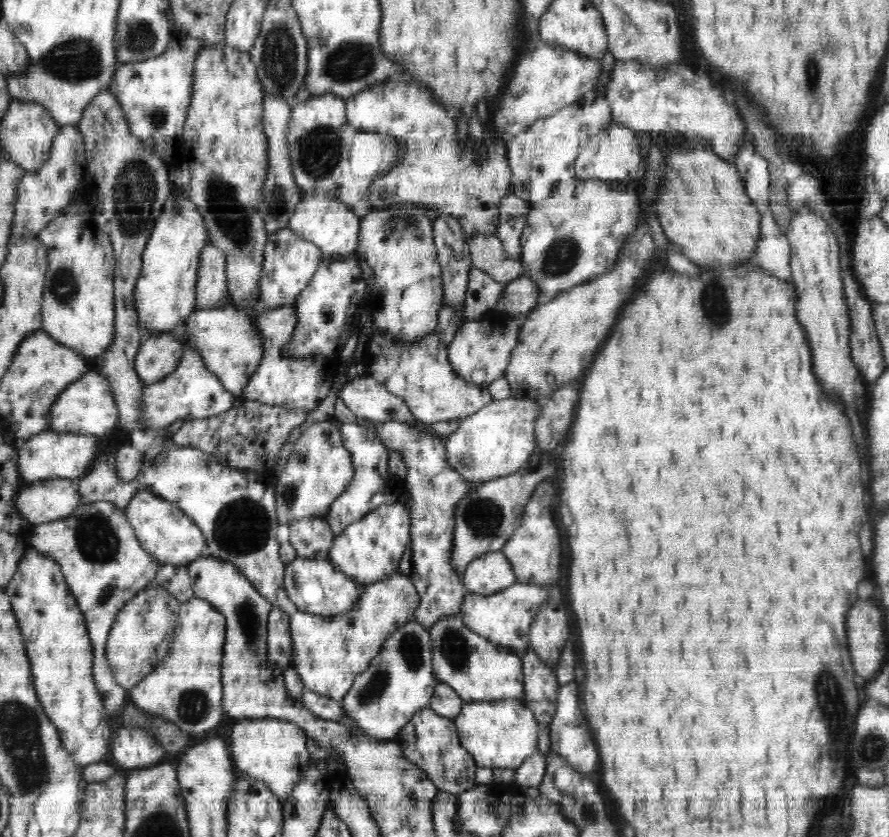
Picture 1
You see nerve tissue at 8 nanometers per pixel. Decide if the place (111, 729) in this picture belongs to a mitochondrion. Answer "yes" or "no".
no

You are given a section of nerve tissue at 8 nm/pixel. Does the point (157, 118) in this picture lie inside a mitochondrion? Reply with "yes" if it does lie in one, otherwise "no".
yes

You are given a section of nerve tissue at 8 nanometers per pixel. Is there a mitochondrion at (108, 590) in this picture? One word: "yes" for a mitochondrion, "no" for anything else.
yes

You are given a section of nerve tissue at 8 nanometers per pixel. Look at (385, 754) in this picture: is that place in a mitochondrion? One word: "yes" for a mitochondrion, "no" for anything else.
no

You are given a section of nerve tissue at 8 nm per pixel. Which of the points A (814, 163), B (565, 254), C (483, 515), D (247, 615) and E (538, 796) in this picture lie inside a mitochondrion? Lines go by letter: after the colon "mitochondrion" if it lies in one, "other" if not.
A: other
B: mitochondrion
C: mitochondrion
D: mitochondrion
E: other

